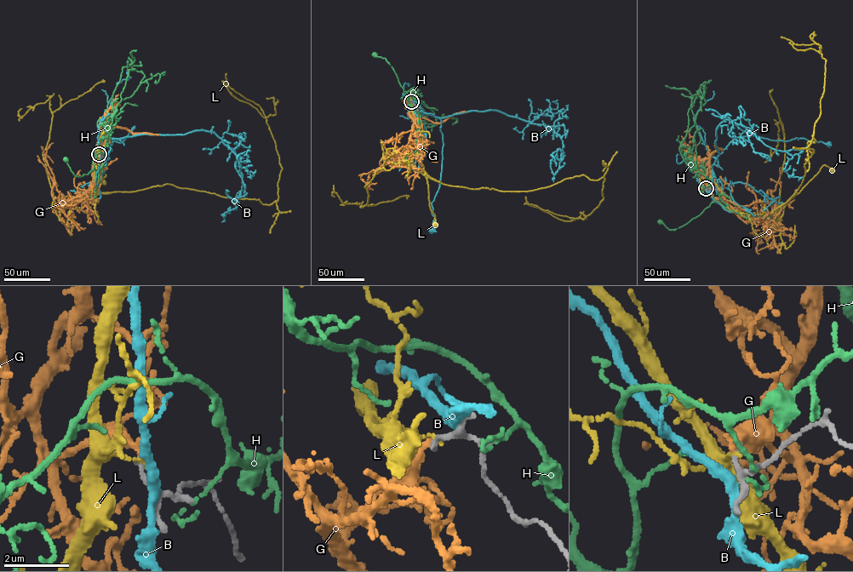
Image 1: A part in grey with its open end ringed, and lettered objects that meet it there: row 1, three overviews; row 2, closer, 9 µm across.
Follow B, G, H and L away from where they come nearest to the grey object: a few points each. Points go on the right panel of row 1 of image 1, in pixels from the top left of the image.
B: (706, 190), (695, 171), (707, 165), (712, 168), (723, 151), (740, 136), (785, 141), (804, 139), (829, 144)
G: (706, 188), (710, 179), (729, 204), (744, 214), (759, 219), (770, 230), (771, 192), (775, 190), (781, 167)
H: (707, 189), (711, 185), (728, 207), (712, 202), (699, 215), (673, 230), (661, 222)
L: (706, 189), (726, 208), (744, 214), (769, 214), (798, 193), (824, 165), (832, 170)

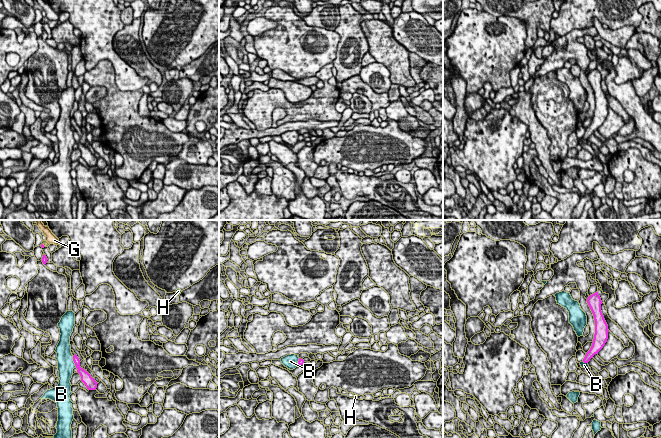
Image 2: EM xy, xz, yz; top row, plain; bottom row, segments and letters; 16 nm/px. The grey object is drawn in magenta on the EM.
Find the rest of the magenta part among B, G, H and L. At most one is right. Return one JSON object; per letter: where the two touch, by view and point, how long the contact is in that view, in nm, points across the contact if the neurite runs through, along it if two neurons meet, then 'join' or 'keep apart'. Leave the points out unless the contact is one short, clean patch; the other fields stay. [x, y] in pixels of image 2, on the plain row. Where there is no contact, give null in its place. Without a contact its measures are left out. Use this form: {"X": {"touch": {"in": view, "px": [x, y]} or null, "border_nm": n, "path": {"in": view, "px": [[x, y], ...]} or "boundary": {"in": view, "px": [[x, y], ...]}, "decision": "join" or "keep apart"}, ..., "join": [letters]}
{"B": {"touch": {"in": "xy", "px": [73, 136]}, "border_nm": 190, "boundary": {"in": "xy", "px": [[72, 132], [76, 142]]}, "decision": "keep apart"}, "G": {"touch": null, "decision": "keep apart"}, "H": {"touch": null, "decision": "keep apart"}, "L": {"touch": {"in": "xy", "px": [43, 21]}, "border_nm": 70, "boundary": {"in": "xy", "px": [[42, 19], [44, 22]]}, "decision": "keep apart"}, "join": []}

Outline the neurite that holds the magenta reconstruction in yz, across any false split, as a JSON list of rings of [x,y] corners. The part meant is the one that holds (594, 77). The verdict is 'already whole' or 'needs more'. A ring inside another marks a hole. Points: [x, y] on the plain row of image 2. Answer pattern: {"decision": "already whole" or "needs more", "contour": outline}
{"decision": "already whole", "contour": [[[598,68],[590,71],[587,74],[587,79],[594,92],[595,110],[592,122],[583,135],[584,139],[588,139],[590,135],[593,134],[595,130],[598,130],[598,128],[603,124],[603,122],[607,118],[609,108],[608,101],[601,87],[602,77]]]}

